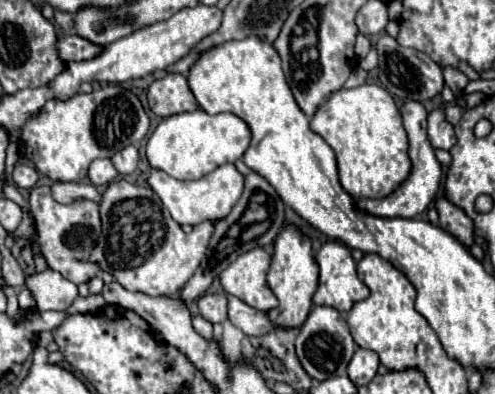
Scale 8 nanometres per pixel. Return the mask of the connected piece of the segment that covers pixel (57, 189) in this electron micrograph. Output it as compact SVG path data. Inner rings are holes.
M55 181L51 185L51 195L53 199L57 199L57 203L73 203L77 199L91 199L91 201L101 201L99 191L93 185L85 185L85 183L61 183Z

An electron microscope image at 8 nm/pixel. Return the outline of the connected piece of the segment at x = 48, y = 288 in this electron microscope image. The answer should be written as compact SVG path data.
M45 269L35 277L27 277L27 287L35 297L39 311L67 311L79 297L77 285L69 283L53 269Z

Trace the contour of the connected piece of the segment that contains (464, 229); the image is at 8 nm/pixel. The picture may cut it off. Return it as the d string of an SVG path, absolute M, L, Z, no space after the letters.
M437 199L435 207L439 211L441 227L449 231L453 237L457 237L469 249L473 245L473 221L465 215L465 211L455 207L447 199Z

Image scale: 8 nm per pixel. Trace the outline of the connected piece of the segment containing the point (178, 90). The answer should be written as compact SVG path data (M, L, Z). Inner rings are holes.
M165 75L155 79L147 89L149 109L159 117L169 117L183 111L197 111L199 105L183 75Z

